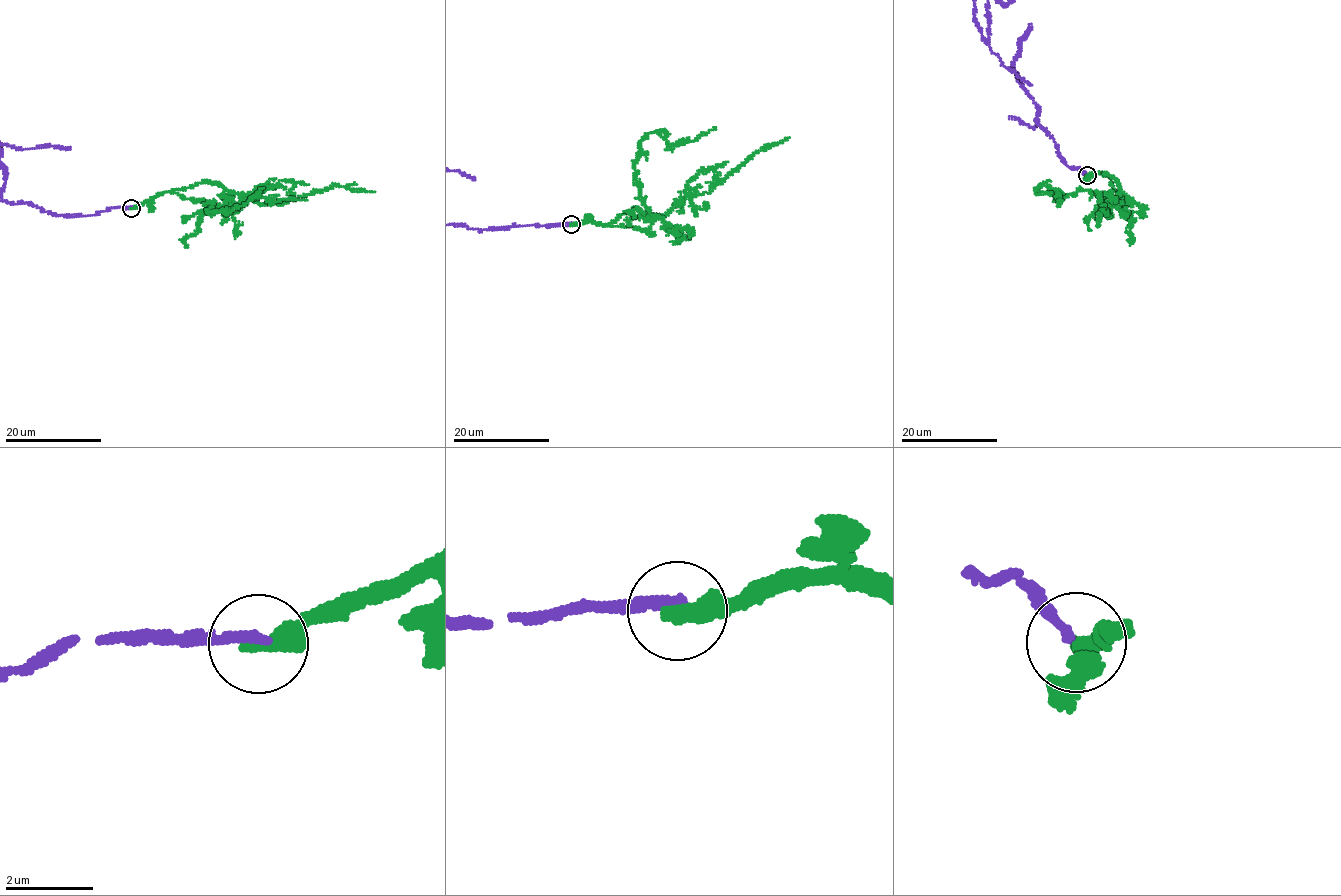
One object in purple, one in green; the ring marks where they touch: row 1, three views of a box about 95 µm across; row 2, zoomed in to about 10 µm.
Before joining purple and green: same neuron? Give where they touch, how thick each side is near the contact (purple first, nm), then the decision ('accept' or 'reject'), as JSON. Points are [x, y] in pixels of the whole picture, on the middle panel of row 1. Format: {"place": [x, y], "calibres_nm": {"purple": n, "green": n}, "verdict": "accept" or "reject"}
{"place": [571, 224], "calibres_nm": {"purple": 240, "green": 420}, "verdict": "reject"}

